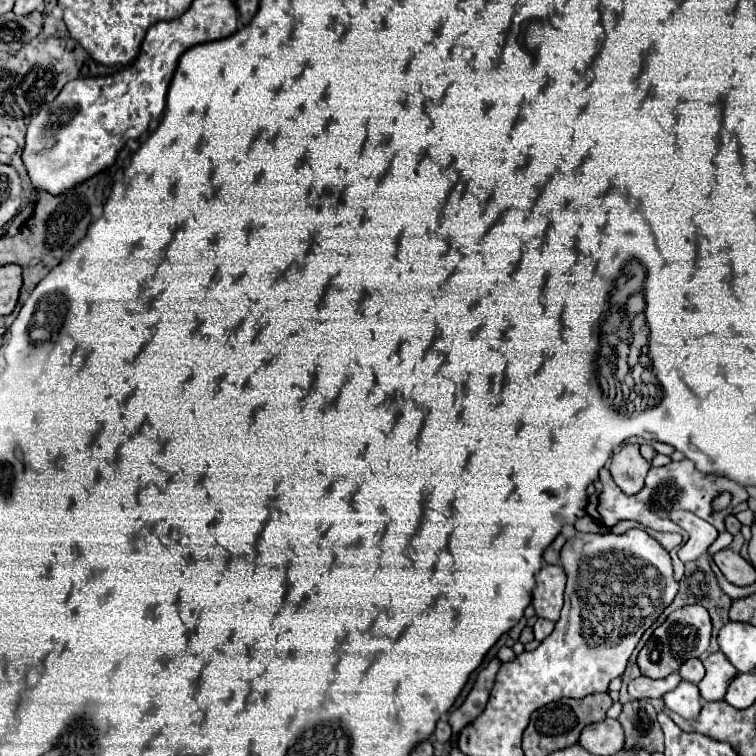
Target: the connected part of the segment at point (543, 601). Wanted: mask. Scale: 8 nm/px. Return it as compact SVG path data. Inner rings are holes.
M543 565L535 573L533 589L533 609L537 617L557 621L563 607L563 589L565 589L565 571L561 565Z

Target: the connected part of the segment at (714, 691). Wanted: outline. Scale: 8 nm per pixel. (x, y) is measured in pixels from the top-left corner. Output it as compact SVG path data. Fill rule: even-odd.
M723 653L709 655L703 661L703 665L707 669L707 675L697 685L701 691L701 697L705 701L721 701L725 697L725 689L727 689L729 681L733 681L737 671L733 669L733 665L729 663L729 659Z

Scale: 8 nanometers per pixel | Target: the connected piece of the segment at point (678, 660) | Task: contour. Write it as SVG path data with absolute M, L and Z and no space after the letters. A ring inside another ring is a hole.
M701 605L681 607L681 609L673 611L665 619L665 623L653 631L651 639L647 641L647 645L641 649L641 653L637 657L637 665L643 675L647 675L651 679L661 679L661 677L677 671L681 667L681 663L685 663L687 659L701 657L701 653L705 653L709 647L709 639L711 639L709 613L705 613L705 609L701 609Z

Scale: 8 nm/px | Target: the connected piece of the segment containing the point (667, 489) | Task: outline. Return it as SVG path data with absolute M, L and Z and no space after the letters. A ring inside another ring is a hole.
M683 459L679 463L669 463L665 467L651 467L649 475L645 479L645 487L637 493L637 495L625 495L613 481L611 473L607 467L601 469L597 481L597 507L595 507L595 517L599 521L603 521L607 527L613 527L617 521L629 519L629 521L637 521L643 527L655 529L655 531L663 531L663 517L665 511L671 509L685 509L691 511L695 515L699 515L701 519L705 519L707 523L711 523L719 533L725 529L723 527L723 519L731 513L731 509L735 505L739 505L741 501L747 501L749 495L745 491L743 485L727 479L727 477L719 477L719 475L705 475L701 471L697 471L697 467L693 465L693 461ZM605 491L605 493L603 493ZM719 493L731 493L731 503L729 507L725 507L723 511L713 511L713 499ZM605 495L605 497L603 497Z

